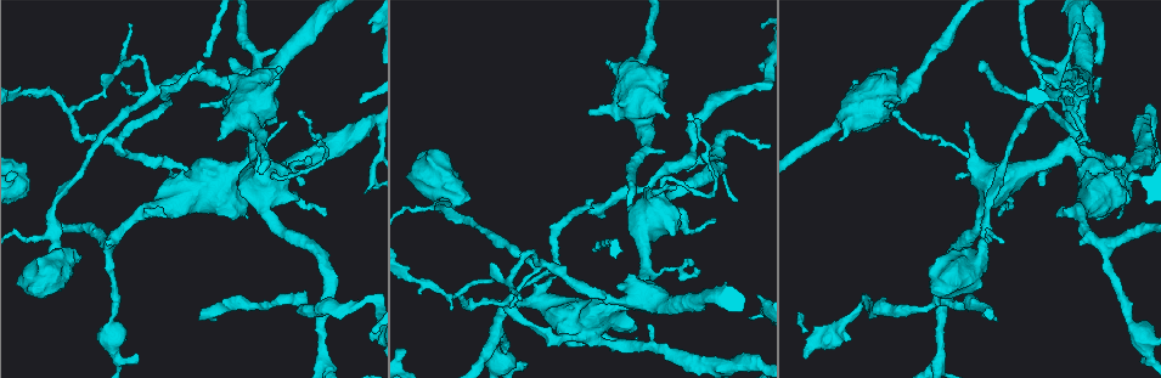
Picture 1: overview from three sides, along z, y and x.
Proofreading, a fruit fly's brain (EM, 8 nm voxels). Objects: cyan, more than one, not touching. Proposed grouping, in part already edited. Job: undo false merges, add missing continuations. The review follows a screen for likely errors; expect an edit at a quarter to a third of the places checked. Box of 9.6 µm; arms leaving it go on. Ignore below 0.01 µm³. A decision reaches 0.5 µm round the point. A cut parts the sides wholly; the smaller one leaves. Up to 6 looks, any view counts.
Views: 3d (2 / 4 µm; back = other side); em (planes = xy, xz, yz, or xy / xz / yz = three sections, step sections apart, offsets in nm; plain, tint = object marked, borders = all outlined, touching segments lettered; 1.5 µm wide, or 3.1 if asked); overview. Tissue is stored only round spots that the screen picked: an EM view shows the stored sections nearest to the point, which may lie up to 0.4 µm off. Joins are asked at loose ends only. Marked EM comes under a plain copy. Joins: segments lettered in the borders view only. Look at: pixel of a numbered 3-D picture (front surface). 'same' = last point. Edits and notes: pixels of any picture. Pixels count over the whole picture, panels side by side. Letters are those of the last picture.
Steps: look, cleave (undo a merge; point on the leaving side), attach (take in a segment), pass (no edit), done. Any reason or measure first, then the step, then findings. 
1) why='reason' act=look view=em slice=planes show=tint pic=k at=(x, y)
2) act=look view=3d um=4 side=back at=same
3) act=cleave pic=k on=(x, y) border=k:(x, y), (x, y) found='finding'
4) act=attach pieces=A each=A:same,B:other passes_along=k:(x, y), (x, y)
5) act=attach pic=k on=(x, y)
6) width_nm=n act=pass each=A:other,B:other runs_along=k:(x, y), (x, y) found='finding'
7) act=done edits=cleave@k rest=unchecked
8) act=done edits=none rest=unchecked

why='thick end' act=look view=3d um=4 pic=1 at=(277, 72)

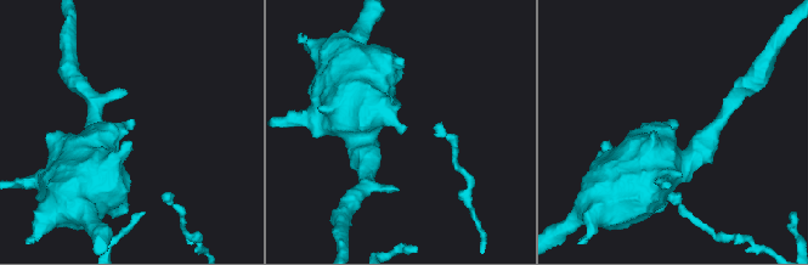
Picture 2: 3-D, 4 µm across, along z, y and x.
act=look view=em slice=xy step=8 show=tint pic=2 at=(400, 134)

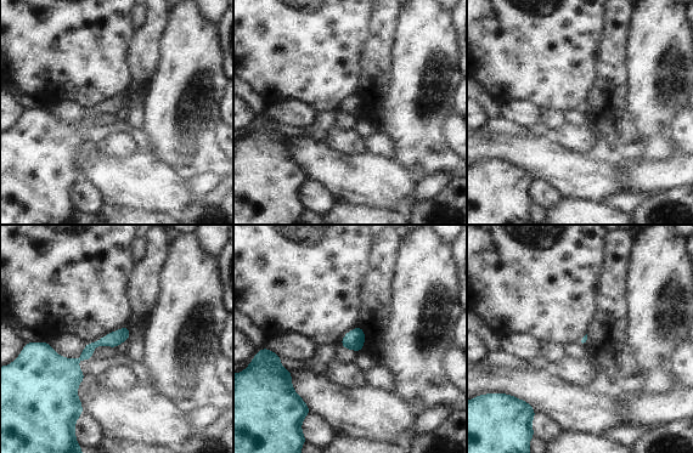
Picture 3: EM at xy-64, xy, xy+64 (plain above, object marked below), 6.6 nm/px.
why='another direction' act=look view=em slice=planes show=borders at=same

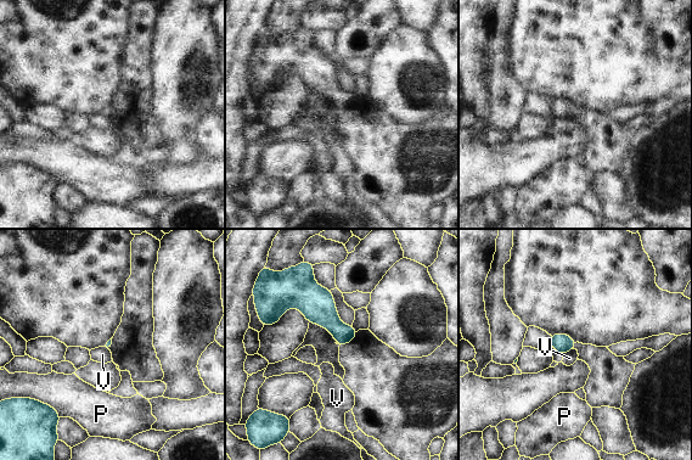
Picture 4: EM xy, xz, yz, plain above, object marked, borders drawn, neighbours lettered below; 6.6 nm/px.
act=pass each=P:other,V:other border=4:(573, 348), (563, 355) found='none of them fits'

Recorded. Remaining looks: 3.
why='sharp bend' act=look view=em slice=planes show=tint pic=1 at=(684, 221)

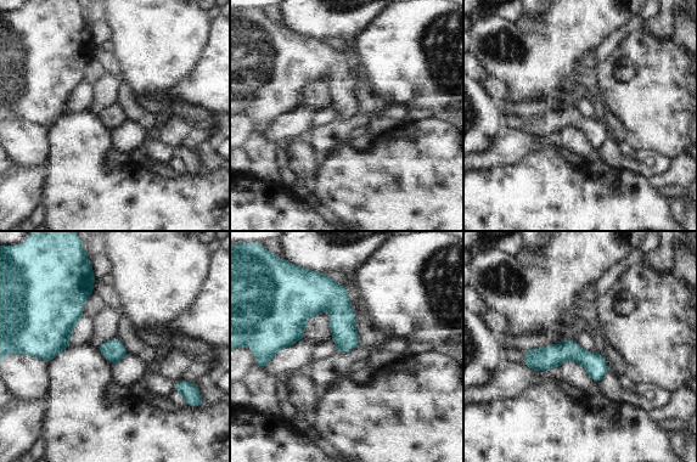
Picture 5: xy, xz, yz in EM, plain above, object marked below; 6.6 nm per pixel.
act=look view=em slice=planes show=borders at=same

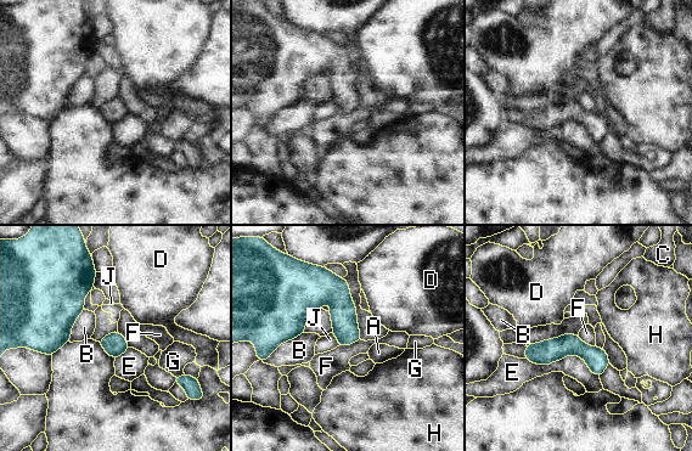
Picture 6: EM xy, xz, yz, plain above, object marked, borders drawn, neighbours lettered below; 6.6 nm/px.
width_nm=160 longest_contact=E:500nm act=pass each=A:other,B:other,C:other,D:other,E:other,F:other,G:other,H:other,J:other found='continuous, no second neuron'

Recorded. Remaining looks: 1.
why='an open end' act=look view=em slice=planes show=borders pic=1 at=(591, 213)

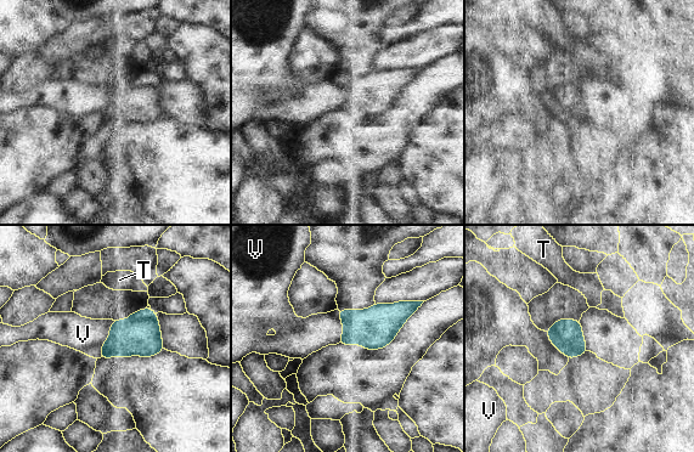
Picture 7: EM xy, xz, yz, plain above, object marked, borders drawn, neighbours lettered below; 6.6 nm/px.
width_nm=220 act=attach pieces=V each=T:other,V:same passes_along=7:(140, 334), (107, 339), (83, 334) found='the neuron continues'

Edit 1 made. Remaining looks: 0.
act=done edits=attach@7 rest=unchecked

